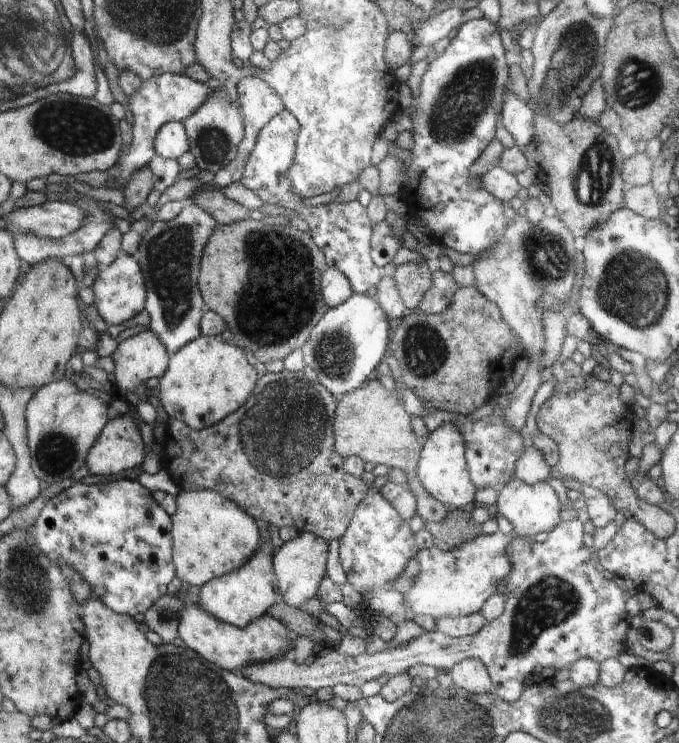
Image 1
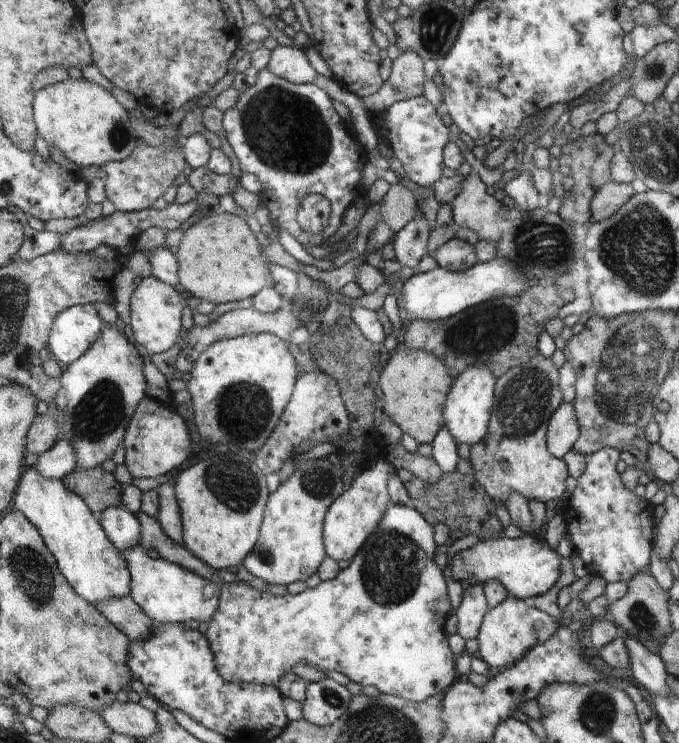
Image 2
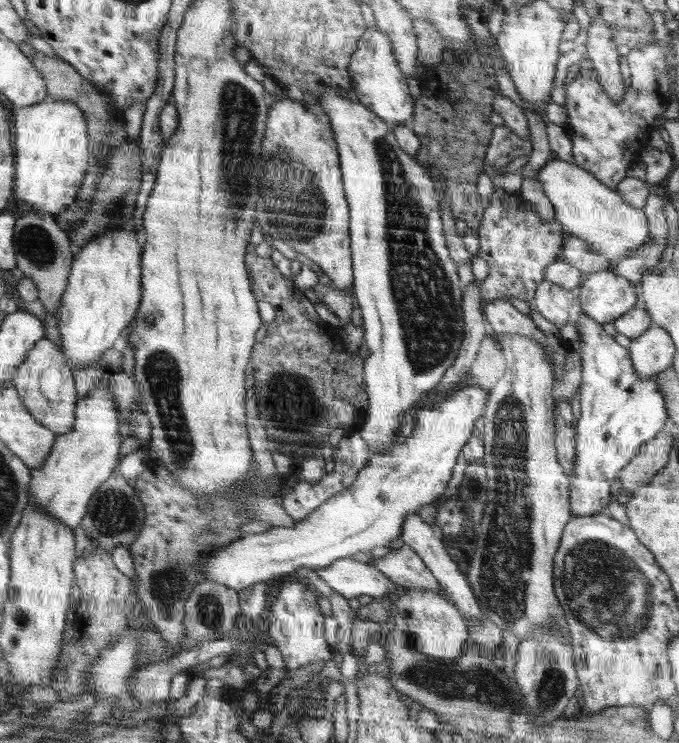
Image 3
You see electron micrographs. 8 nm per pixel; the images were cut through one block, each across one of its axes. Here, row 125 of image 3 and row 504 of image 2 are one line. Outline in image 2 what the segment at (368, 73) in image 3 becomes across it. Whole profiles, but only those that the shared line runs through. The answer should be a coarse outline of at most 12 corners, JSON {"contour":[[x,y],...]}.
{"contour":[[389,504],[336,578],[222,583],[228,682],[296,664],[412,702],[456,678],[432,526]]}

